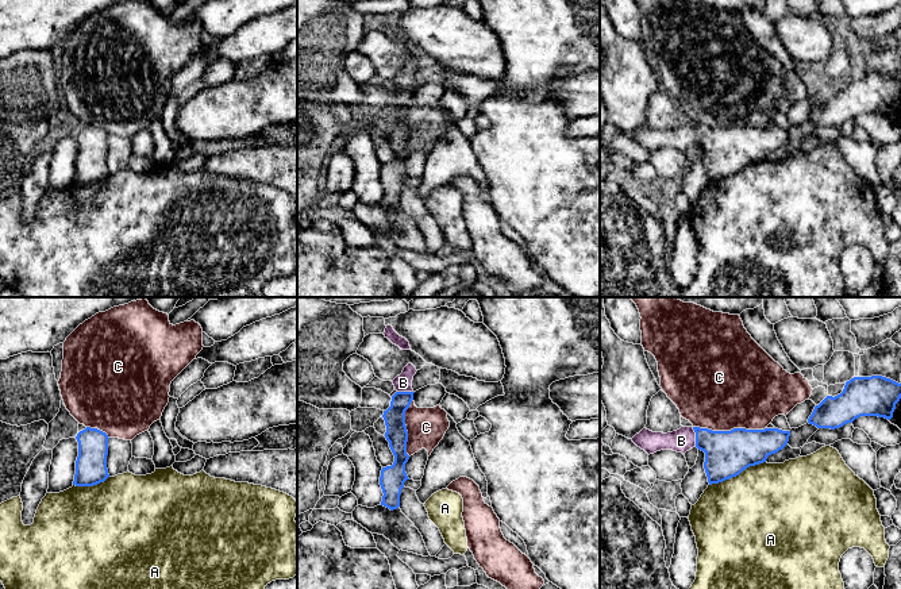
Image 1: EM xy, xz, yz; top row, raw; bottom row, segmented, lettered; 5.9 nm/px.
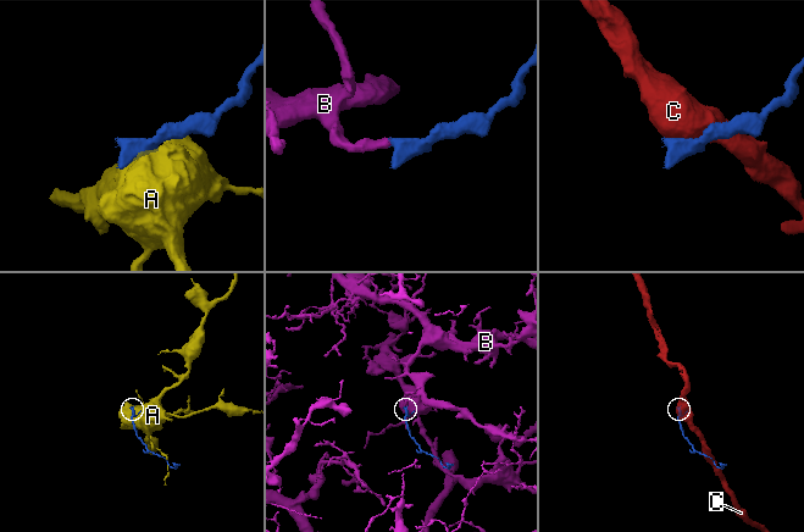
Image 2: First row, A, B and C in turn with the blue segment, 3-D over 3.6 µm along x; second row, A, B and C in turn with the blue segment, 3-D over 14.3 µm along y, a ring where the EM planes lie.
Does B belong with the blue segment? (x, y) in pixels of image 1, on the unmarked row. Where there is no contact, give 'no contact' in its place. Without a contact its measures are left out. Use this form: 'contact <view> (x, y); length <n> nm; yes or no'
contact yz (696, 134); length 120 nm; yes

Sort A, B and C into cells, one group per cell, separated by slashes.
A / B / C

